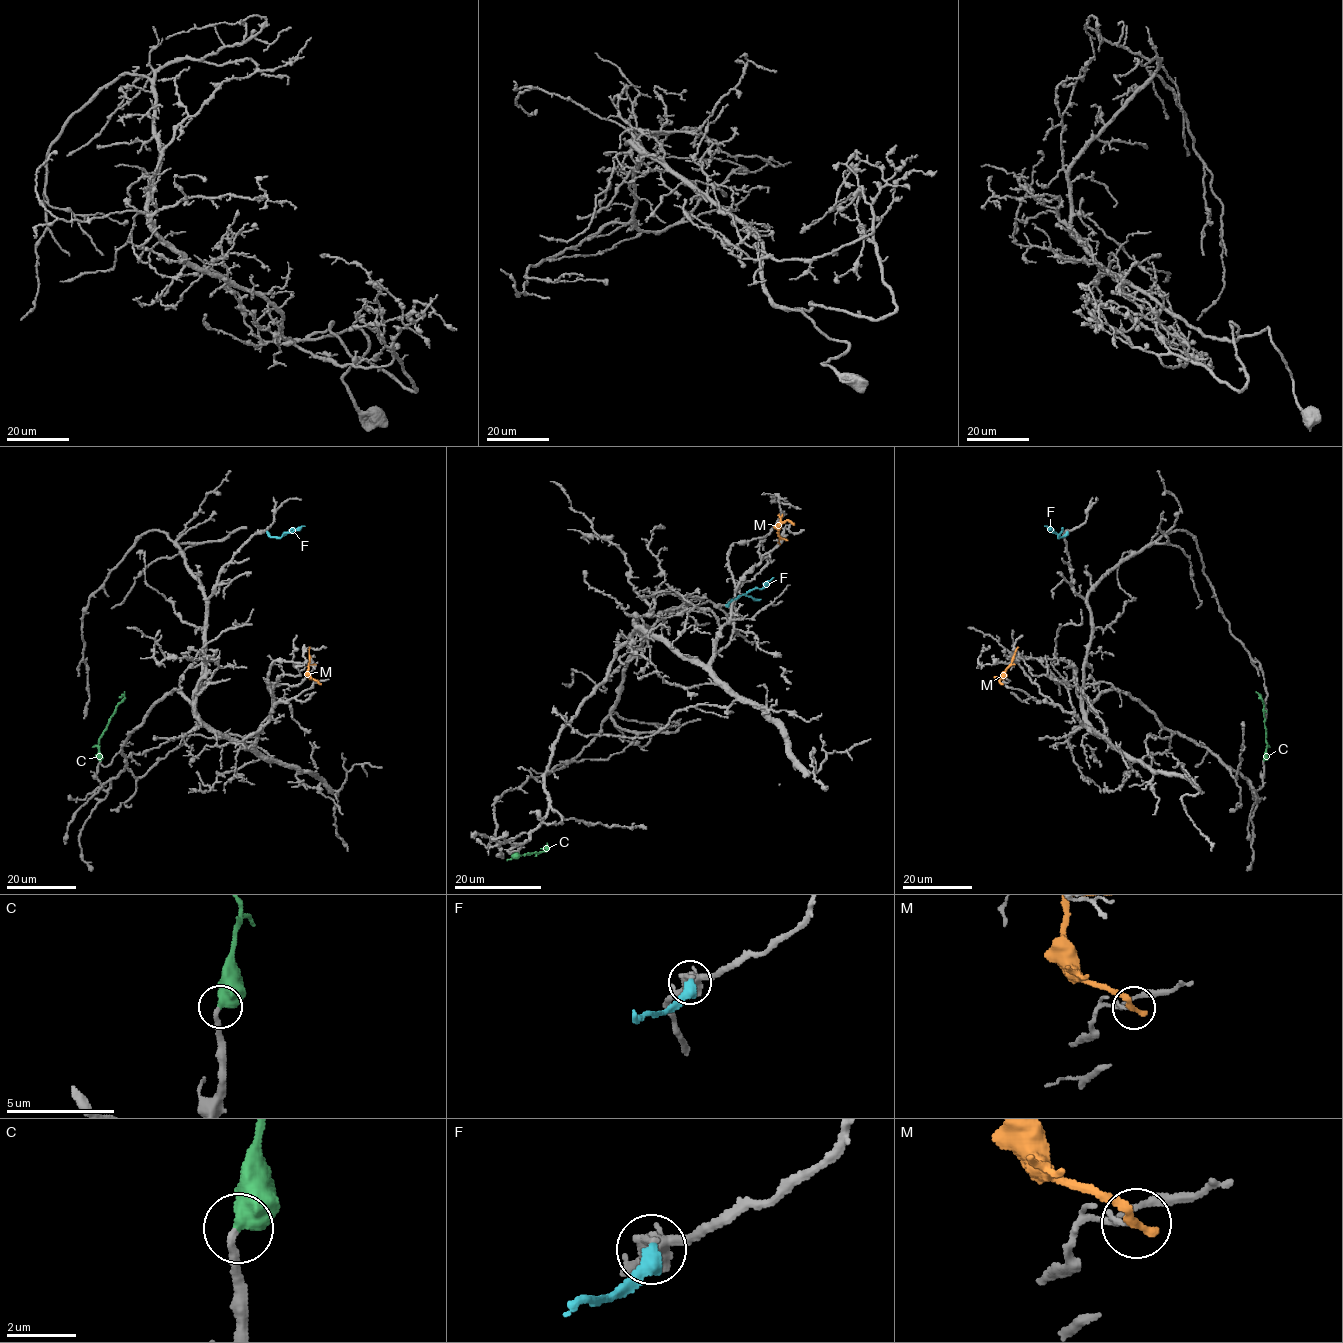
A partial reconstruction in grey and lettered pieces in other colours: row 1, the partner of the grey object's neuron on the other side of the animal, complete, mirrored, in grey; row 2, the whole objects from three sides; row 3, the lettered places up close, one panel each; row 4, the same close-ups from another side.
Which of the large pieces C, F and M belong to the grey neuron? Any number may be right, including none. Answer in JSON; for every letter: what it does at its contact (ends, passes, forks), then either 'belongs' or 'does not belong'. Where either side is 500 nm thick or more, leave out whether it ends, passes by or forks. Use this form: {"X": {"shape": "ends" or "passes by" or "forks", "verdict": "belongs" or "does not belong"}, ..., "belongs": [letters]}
{"C": {"verdict": "belongs"}, "F": {"shape": "ends", "verdict": "does not belong"}, "M": {"shape": "ends", "verdict": "does not belong"}, "belongs": ["C"]}

